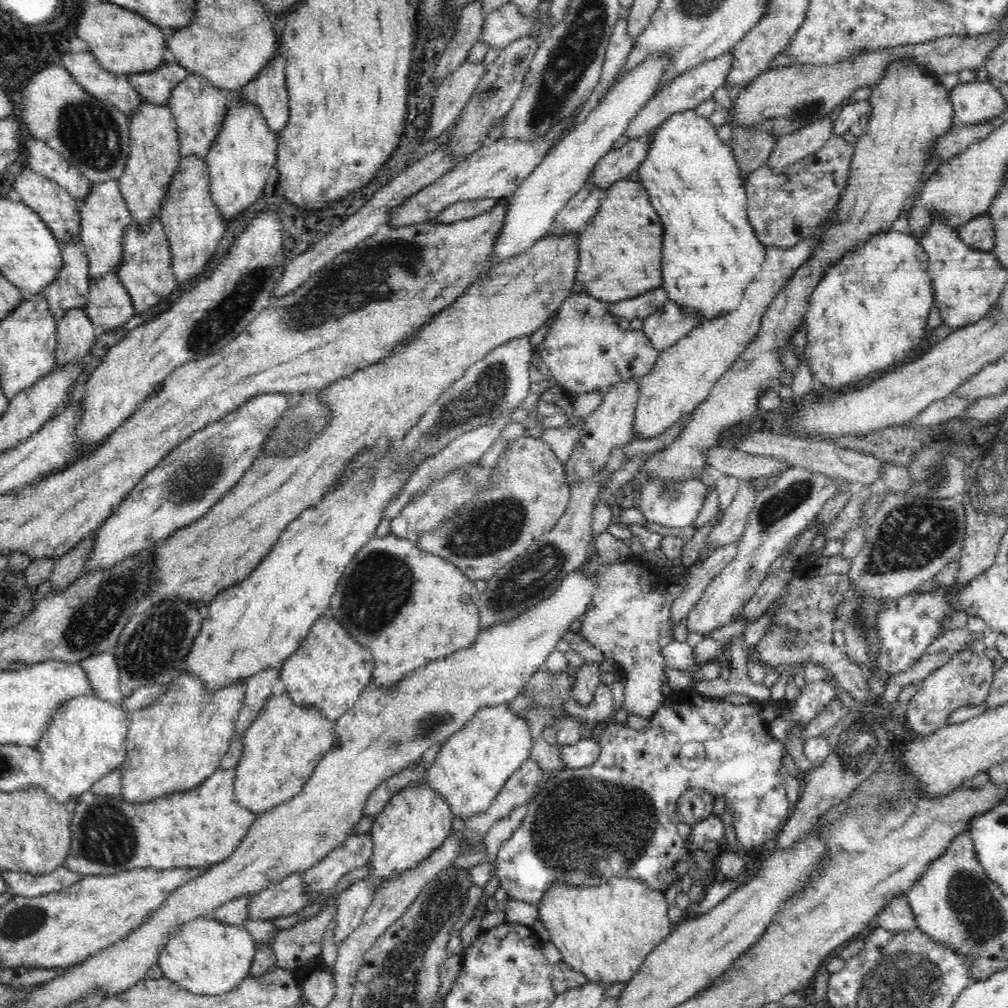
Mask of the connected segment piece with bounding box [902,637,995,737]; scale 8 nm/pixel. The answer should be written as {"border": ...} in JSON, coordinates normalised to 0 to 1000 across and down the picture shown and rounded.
{"border":[[[974,632],[966,634],[937,661],[930,663],[913,677],[910,687],[896,703],[896,717],[900,717],[900,724],[906,724],[913,731],[922,729],[942,719],[940,711],[949,702],[975,698],[982,687],[987,666],[985,655],[976,650],[976,645],[978,641]]]}

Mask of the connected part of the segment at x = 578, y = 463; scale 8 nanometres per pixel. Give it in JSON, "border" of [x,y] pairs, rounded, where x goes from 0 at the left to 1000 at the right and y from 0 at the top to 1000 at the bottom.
{"border":[[[631,376],[614,379],[602,387],[597,401],[580,417],[577,424],[573,424],[575,437],[571,438],[567,452],[560,462],[564,482],[590,473],[591,468],[597,466],[605,454],[605,447],[611,443],[619,443],[627,437],[627,421],[633,395],[635,388]]]}

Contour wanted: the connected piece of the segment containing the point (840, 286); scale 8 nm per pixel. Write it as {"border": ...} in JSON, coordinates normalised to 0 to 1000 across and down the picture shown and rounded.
{"border":[[[883,226],[865,233],[856,243],[841,249],[805,290],[799,312],[801,353],[807,375],[817,383],[836,388],[855,383],[861,375],[873,373],[877,367],[897,360],[903,349],[913,347],[915,335],[921,333],[919,319],[926,296],[925,277],[920,266],[922,254],[909,235]]]}

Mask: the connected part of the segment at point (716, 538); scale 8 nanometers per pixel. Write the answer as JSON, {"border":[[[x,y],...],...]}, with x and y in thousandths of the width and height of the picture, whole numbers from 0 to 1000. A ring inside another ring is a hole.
{"border":[[[736,476],[725,502],[720,506],[713,520],[702,530],[700,545],[714,545],[731,538],[737,532],[744,508],[749,504],[750,493],[753,491],[745,478],[746,476]]]}

